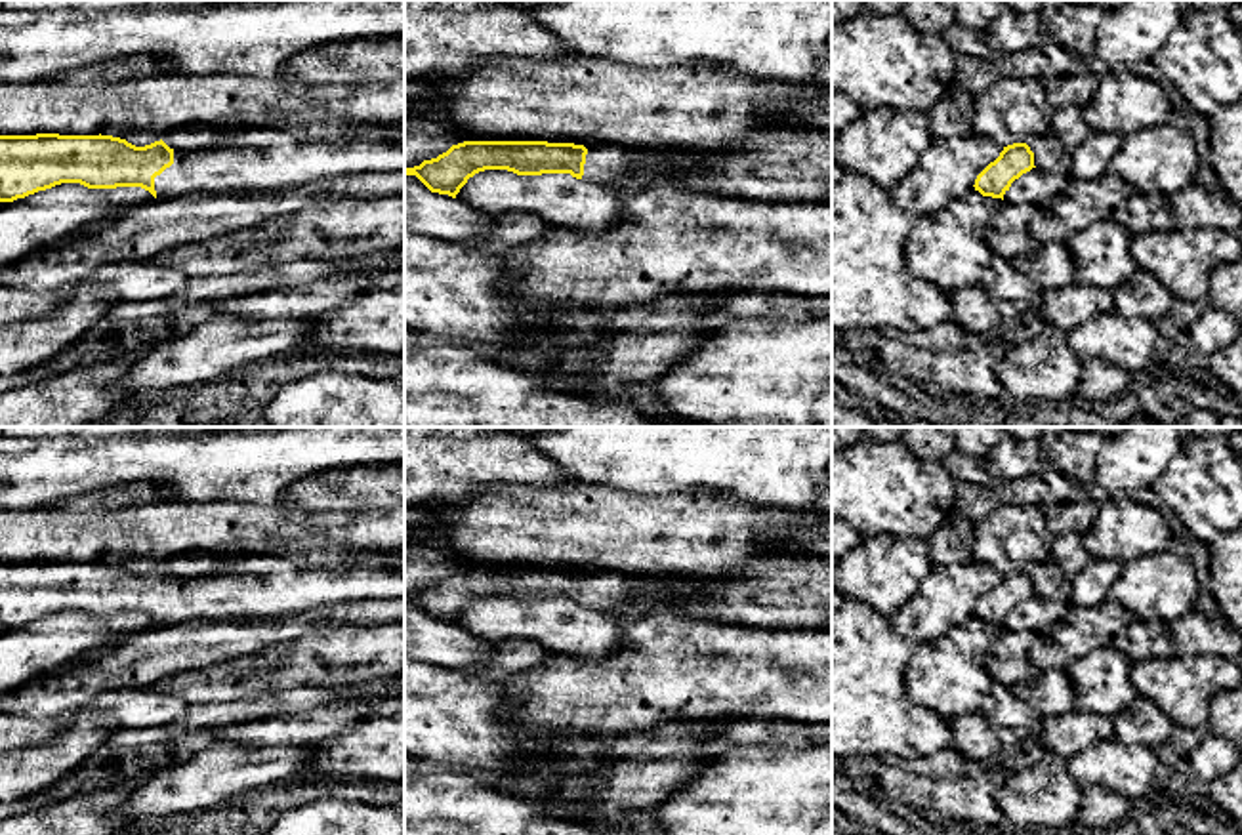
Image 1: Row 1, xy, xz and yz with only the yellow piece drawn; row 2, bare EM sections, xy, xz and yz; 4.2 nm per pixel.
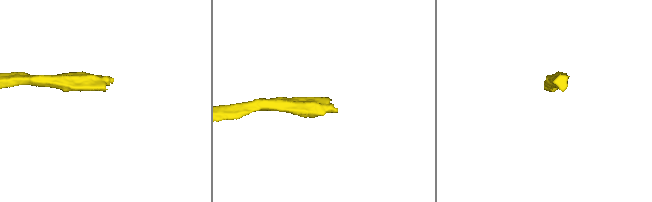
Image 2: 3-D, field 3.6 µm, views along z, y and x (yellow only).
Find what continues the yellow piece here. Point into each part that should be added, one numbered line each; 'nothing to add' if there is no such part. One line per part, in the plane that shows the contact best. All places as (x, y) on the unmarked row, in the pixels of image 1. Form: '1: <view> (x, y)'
1: xy (260, 586)

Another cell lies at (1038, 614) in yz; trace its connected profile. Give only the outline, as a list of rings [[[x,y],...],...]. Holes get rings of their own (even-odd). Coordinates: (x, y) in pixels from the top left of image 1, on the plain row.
[[[1038,595],[1023,601],[1005,618],[1004,627],[1017,633],[1044,633],[1066,614],[1068,602],[1047,601]]]

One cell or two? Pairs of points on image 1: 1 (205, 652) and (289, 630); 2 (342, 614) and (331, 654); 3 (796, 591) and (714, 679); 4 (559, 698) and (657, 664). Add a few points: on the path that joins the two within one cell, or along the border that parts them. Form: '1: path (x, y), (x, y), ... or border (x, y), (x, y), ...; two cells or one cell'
1: path (226, 639), (268, 631); one cell
2: border (329, 622), (336, 626), (384, 626); two cells
3: border (809, 626), (760, 628); two cells
4: path (584, 696), (624, 696), (632, 689); one cell

